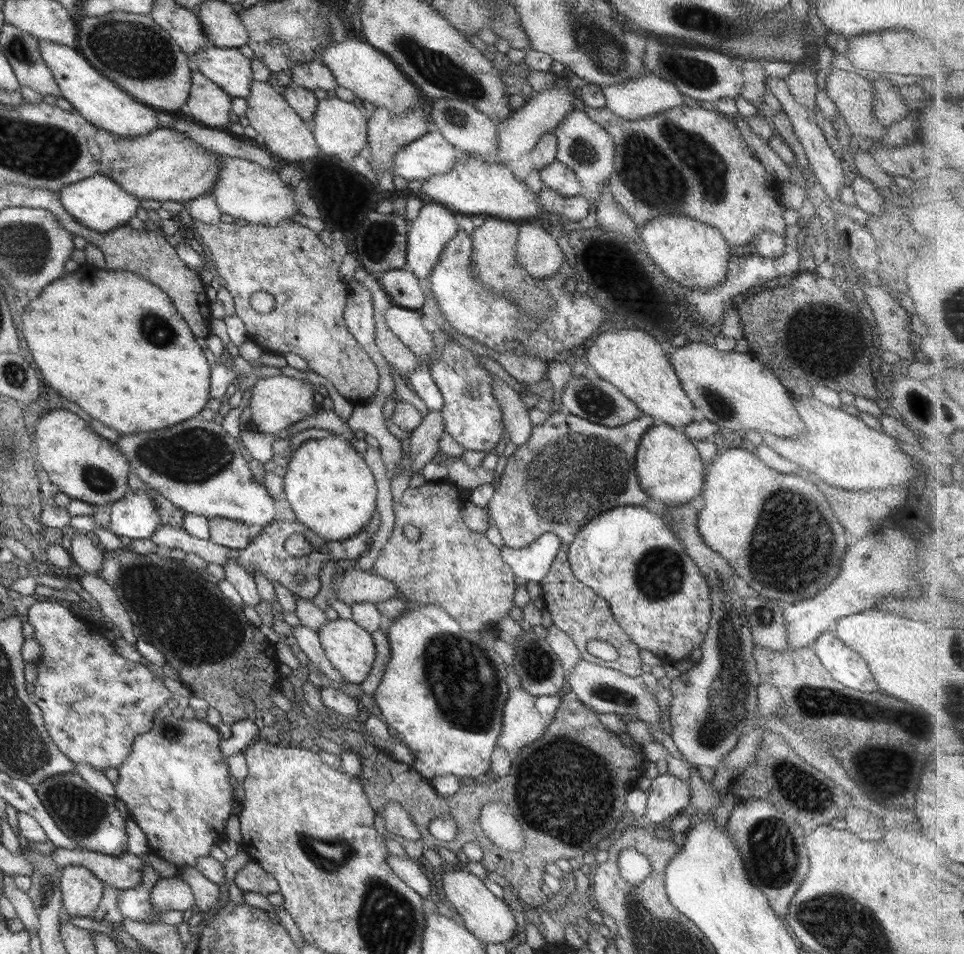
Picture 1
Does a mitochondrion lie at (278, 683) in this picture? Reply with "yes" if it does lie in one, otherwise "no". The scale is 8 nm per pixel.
no

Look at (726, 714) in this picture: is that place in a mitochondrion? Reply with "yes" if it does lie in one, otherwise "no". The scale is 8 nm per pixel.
yes

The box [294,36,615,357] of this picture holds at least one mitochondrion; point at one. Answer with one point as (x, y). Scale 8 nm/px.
(380, 247)

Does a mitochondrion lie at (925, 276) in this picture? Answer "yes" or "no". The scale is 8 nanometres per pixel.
no

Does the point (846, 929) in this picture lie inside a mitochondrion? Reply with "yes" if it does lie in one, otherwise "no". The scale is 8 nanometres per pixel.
yes

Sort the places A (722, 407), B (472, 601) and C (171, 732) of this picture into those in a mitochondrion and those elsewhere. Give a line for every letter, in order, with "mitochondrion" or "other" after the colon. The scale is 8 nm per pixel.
A: mitochondrion
B: other
C: mitochondrion

